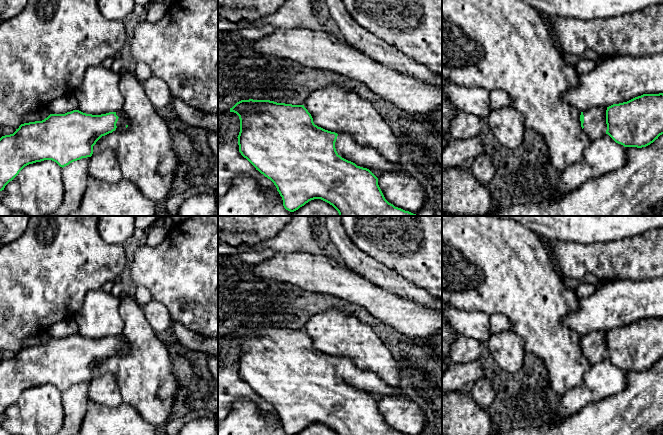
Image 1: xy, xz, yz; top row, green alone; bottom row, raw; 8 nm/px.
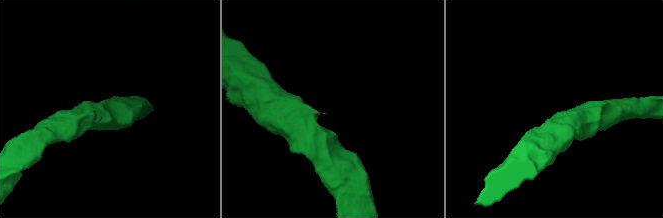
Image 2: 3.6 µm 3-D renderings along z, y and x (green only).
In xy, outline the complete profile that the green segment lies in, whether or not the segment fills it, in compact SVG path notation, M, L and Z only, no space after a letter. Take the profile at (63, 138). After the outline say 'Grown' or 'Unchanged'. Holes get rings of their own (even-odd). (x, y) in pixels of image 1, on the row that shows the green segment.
M73 110L65 114L50 114L42 121L21 124L13 134L0 138L0 191L29 164L52 160L63 168L74 161L91 157L93 146L102 136L123 131L128 123L121 111L92 115Z. Grown

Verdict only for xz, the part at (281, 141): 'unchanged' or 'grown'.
grown

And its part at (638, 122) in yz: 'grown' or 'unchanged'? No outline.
grown

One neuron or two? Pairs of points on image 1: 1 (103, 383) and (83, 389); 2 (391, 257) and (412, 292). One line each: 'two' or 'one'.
1: two
2: two

